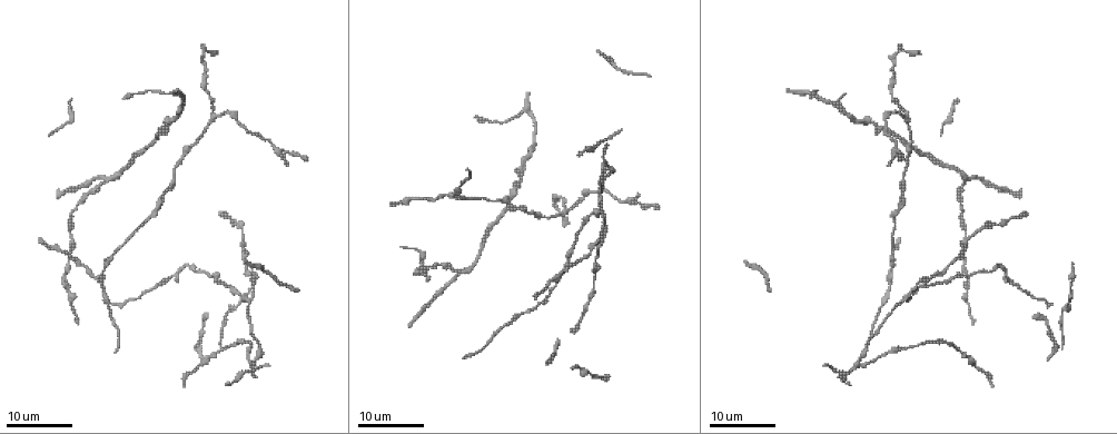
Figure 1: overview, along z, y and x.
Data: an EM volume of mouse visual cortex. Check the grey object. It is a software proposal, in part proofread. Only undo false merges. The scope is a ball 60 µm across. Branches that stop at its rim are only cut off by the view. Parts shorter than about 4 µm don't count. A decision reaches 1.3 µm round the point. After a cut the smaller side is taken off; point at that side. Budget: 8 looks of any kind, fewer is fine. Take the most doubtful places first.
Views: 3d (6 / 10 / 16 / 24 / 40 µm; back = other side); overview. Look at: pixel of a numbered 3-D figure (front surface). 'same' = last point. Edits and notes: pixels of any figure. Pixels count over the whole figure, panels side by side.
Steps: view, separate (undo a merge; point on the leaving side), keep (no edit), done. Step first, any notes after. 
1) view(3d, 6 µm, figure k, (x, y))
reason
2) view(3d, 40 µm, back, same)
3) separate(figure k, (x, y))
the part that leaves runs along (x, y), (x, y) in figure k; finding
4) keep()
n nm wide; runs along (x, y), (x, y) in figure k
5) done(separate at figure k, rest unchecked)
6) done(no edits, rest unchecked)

view(3d, 24 µm, figure 1, (247, 300))

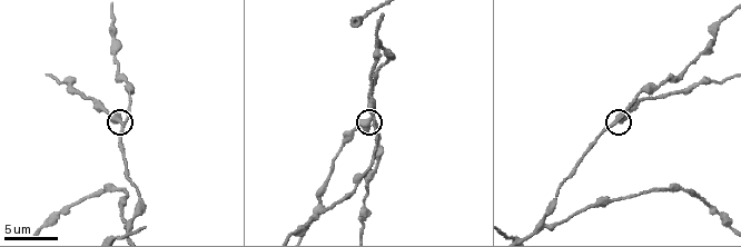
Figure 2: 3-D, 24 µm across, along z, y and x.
view(3d, 10 µm, figure 2, (613, 124))
zoom in

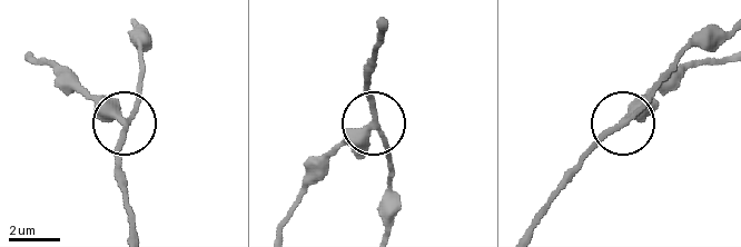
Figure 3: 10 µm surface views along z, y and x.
keep()
3 arms; runs along (276, 229), (308, 178), (369, 120), (365, 78) in figure 3; one neuron here

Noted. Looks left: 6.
view(3d, 24 µm, figure 1, (457, 275))

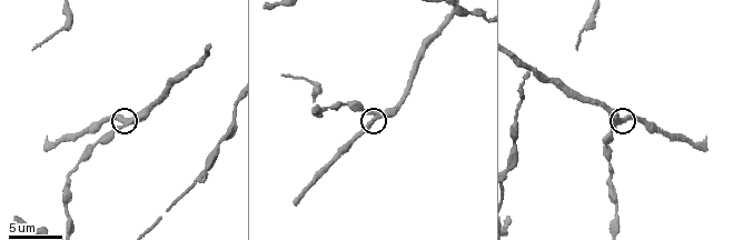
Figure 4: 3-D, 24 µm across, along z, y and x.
view(3d, 10 µm, figure 4, (621, 120))
closer look

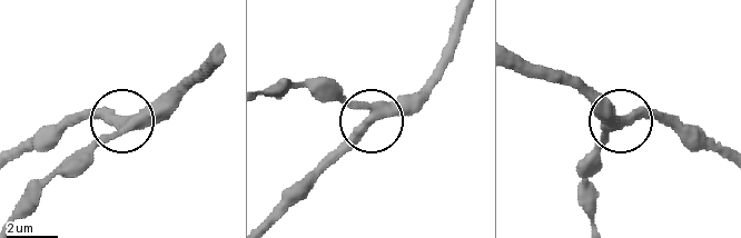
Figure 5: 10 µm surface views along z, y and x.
keep()
3 arms; continuous, no second neuron

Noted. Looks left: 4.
view(3d, 24 µm, figure 1, (216, 116))
a fork

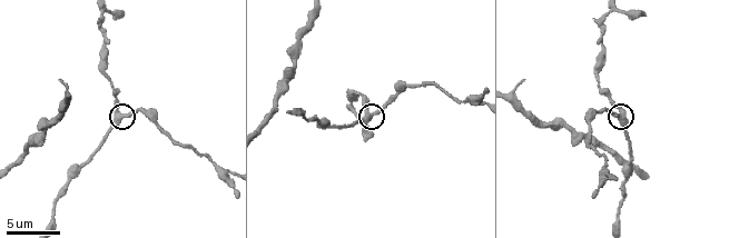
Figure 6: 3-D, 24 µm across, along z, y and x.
view(3d, 6 µm, figure 6, (370, 114))

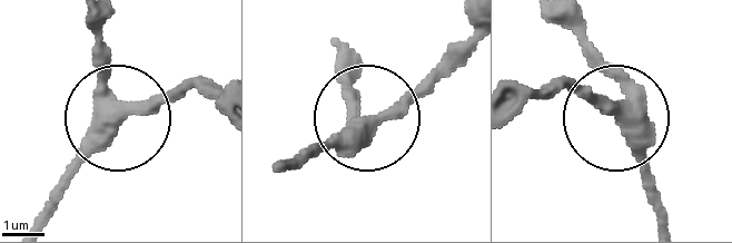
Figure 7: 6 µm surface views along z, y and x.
keep()
one neuron here

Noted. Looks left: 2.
view(3d, 10 µm, figure 6, (77, 174))
branch point

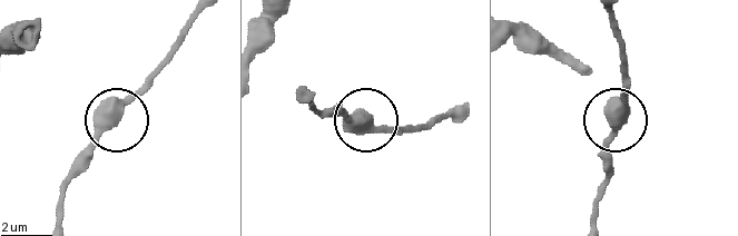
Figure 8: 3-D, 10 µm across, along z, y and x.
keep()
400 nm wide; one neuron here

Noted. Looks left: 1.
done(no edits, rest unchecked)

